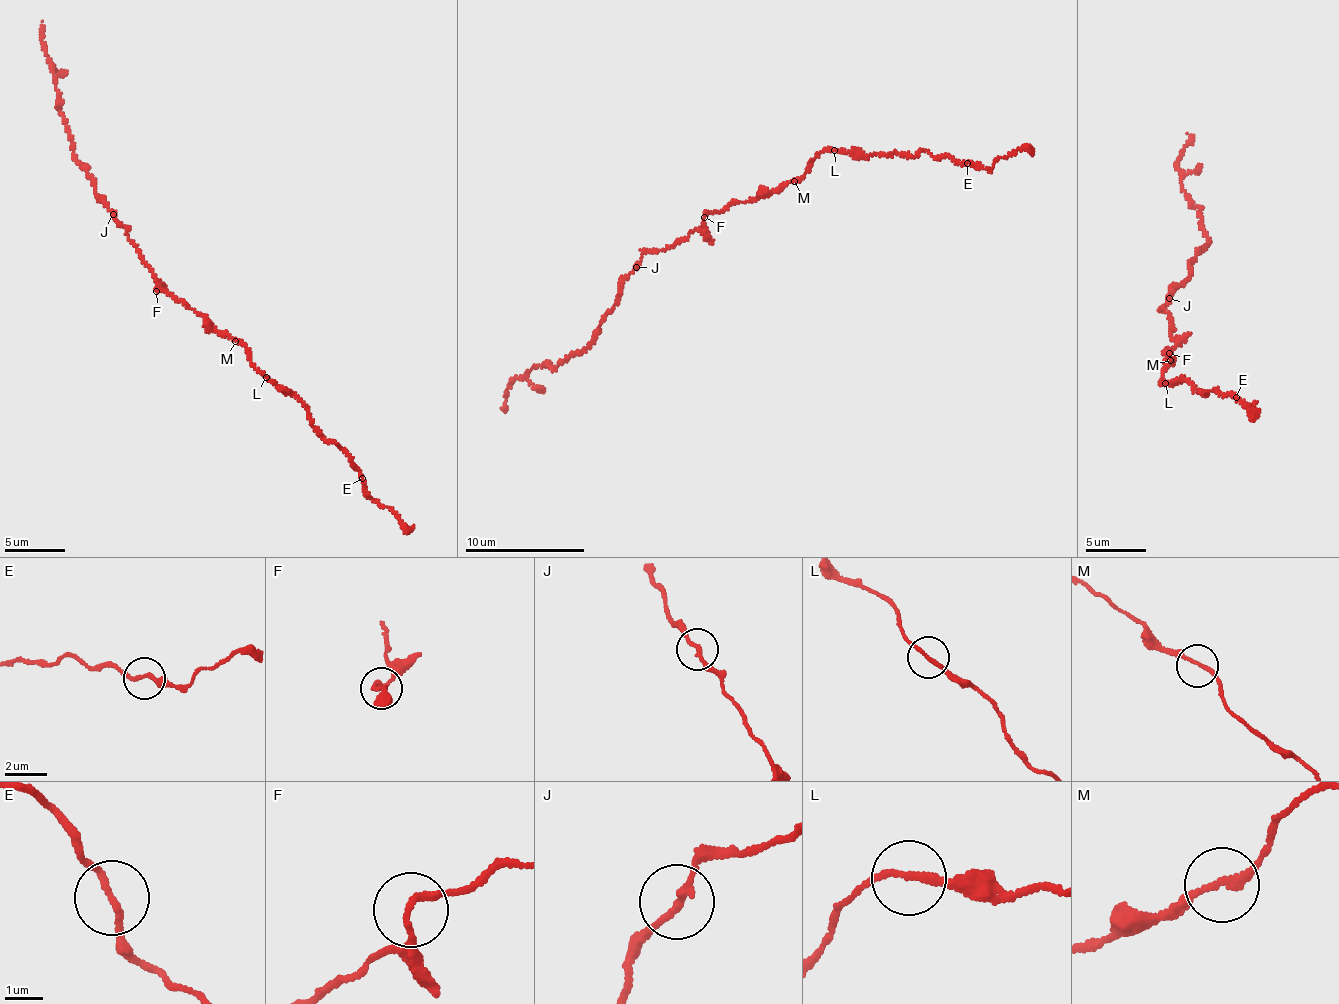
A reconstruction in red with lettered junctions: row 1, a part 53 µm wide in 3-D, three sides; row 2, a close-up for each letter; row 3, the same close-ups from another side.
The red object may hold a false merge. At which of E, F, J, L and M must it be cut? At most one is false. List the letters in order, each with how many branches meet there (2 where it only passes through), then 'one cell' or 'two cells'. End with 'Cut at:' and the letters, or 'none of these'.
E: 2 | one cell
F: 2 | one cell
J: 2 | one cell
L: 2 | one cell
M: 2 | one cell
Cut at: none of these

